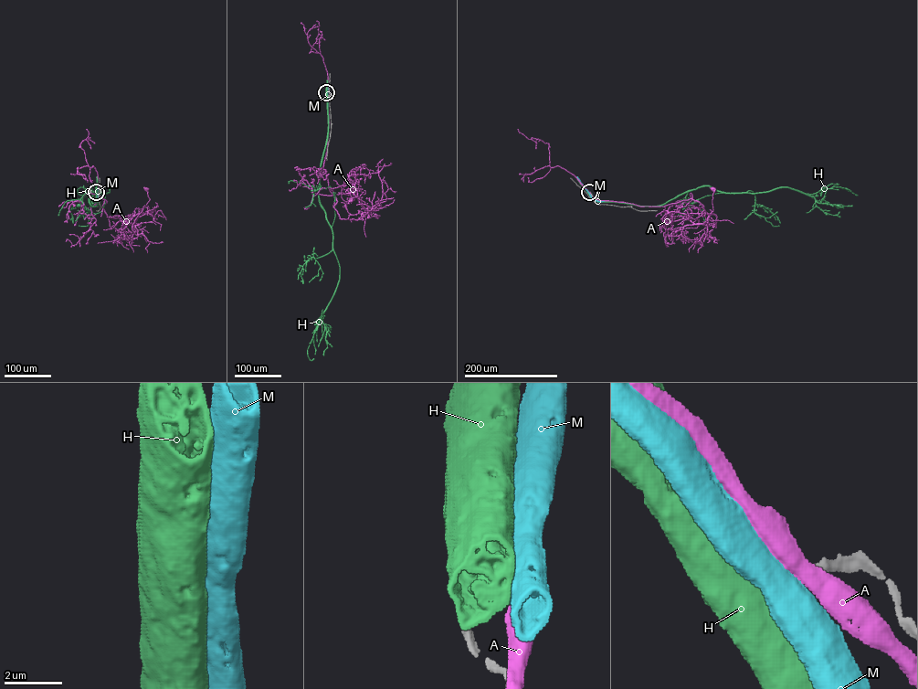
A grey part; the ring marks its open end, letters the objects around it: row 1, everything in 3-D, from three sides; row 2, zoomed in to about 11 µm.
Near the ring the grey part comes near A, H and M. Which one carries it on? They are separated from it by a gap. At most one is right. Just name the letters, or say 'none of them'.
none of them

